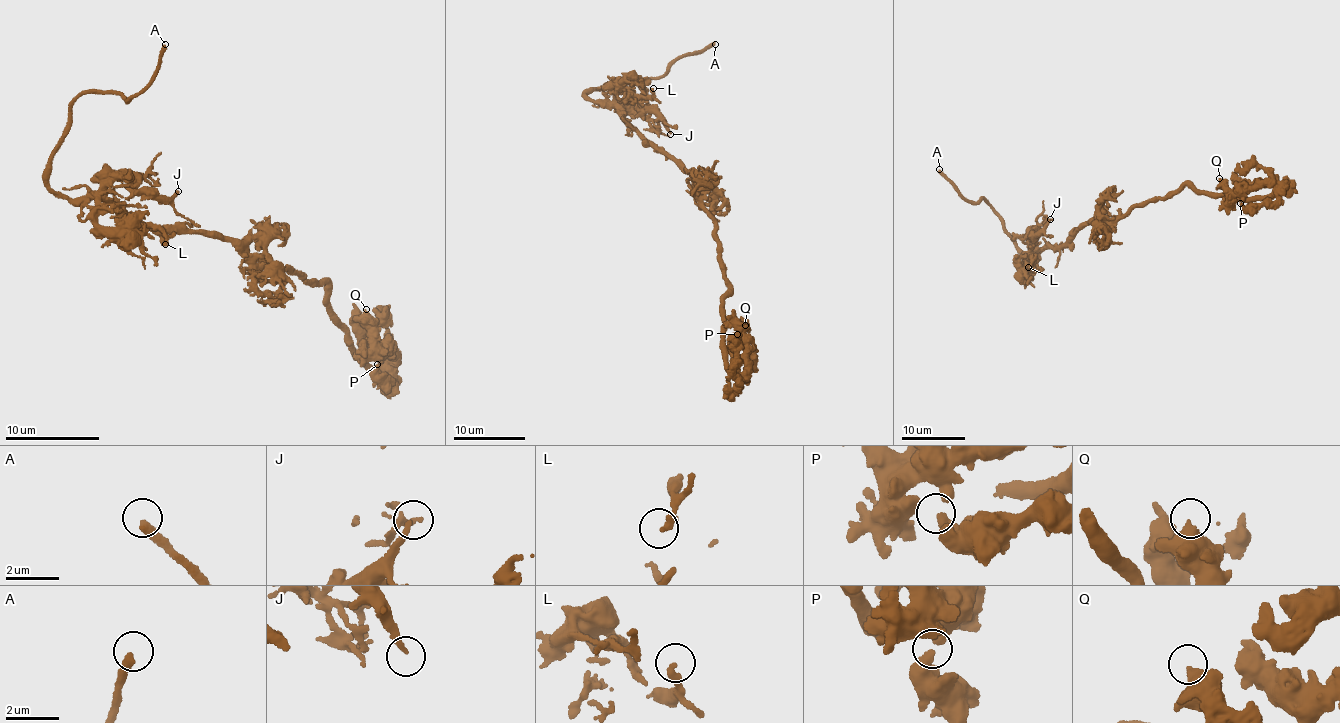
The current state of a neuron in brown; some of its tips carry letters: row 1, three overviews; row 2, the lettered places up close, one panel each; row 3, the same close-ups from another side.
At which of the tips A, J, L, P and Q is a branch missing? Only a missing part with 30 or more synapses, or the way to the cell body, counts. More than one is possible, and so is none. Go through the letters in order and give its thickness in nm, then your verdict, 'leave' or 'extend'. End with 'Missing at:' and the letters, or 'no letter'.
A: calibre 320 nm; extend
J: calibre 220 nm; leave
L: calibre 240 nm; leave
P: calibre 320 nm; leave
Q: calibre 550 nm; leave
Missing at: A

